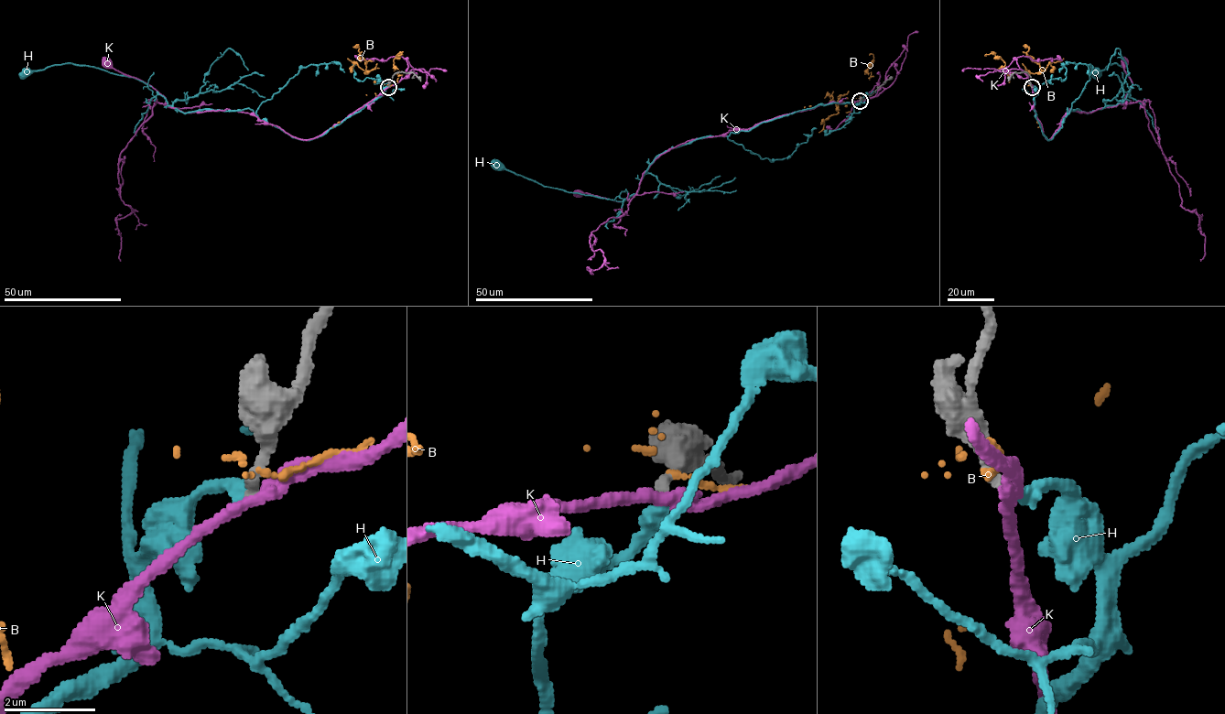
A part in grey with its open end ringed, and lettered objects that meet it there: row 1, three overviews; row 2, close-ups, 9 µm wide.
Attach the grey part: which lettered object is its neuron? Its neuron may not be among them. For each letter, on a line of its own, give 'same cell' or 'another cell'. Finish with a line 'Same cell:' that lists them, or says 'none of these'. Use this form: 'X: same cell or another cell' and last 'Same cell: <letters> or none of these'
B: another cell
H: same cell
K: another cell
Same cell: H

